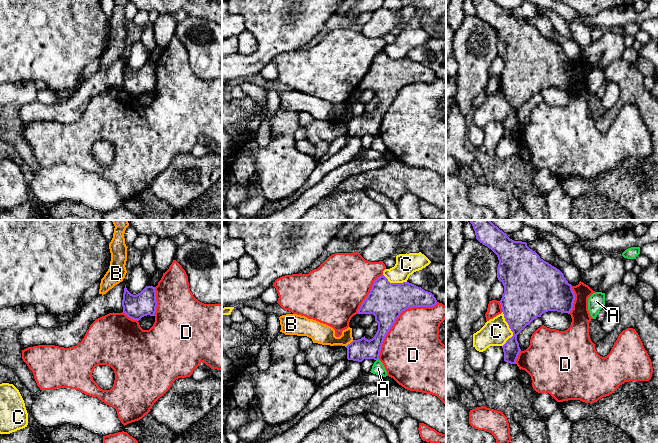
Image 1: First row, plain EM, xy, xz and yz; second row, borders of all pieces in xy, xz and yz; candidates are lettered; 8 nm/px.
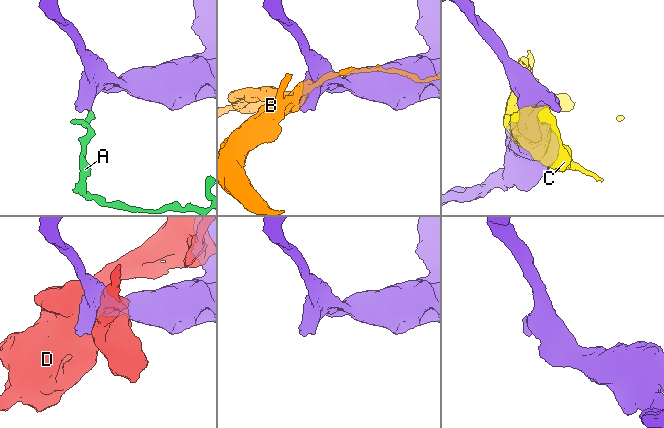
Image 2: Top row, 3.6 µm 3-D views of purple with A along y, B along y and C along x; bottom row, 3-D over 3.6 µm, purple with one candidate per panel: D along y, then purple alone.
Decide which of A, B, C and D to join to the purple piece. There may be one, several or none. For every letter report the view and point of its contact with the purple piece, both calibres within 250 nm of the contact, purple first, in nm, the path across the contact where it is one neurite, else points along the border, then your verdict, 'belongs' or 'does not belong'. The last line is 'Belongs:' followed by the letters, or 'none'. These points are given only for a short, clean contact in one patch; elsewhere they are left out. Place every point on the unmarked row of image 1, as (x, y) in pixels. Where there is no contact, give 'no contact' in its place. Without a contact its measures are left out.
A: meets purple in xz at (377, 135); 170 nm thick on the purple side, 100 nm on the other; border along xz (378, 134), (376, 136); does not belong
B: meets purple in xz at (350, 119); 170 nm thick on the purple side, 160 nm on the other; border along xz (353, 116), (345, 122); does not belong
C: meets purple in yz at (510, 104); 340 nm thick on the purple side, 220 nm on the other; does not belong
D: meets purple in xz at (397, 93); 300 nm thick on the purple side, 440 nm on the other; does not belong
Belongs: none

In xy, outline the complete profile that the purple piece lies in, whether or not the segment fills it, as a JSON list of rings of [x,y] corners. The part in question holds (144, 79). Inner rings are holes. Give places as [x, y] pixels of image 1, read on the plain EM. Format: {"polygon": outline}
{"polygon": [[[125,61],[123,69],[123,89],[129,94],[139,97],[142,93],[155,92],[157,77],[153,62],[146,62],[140,69],[131,70]]]}

